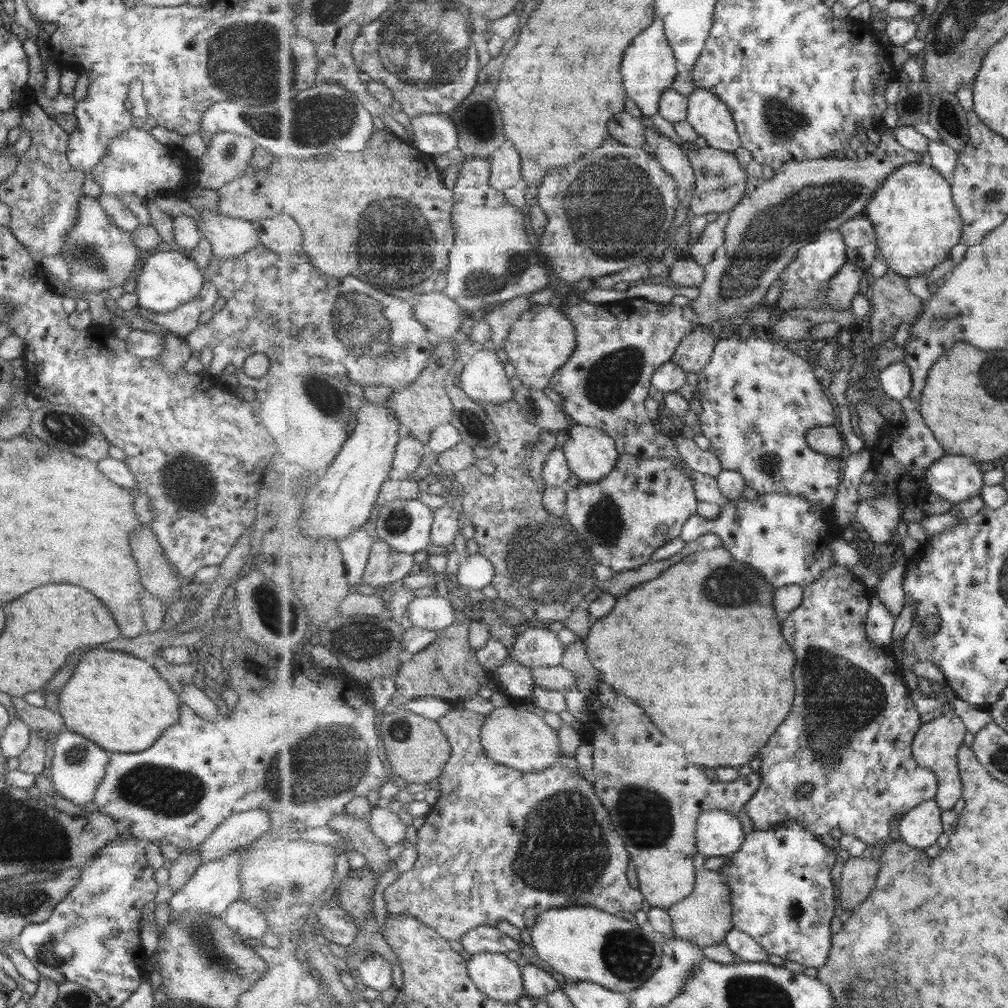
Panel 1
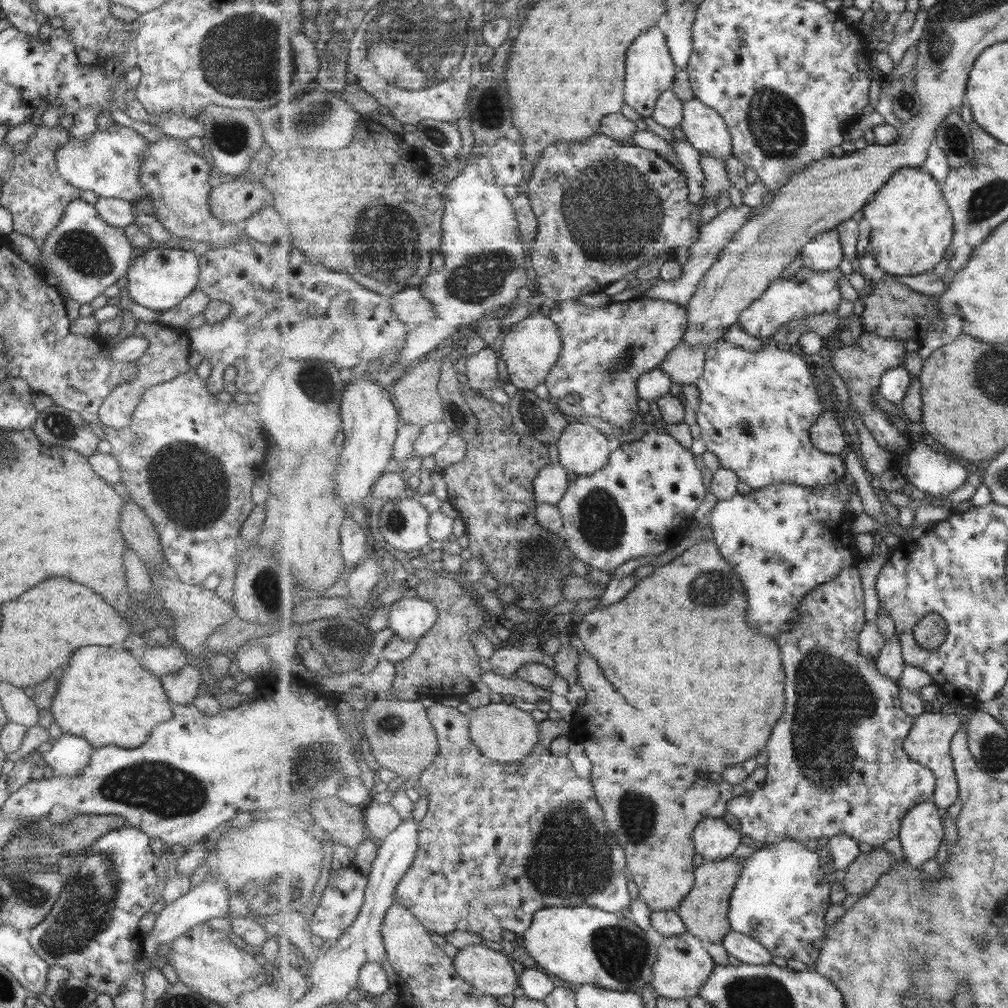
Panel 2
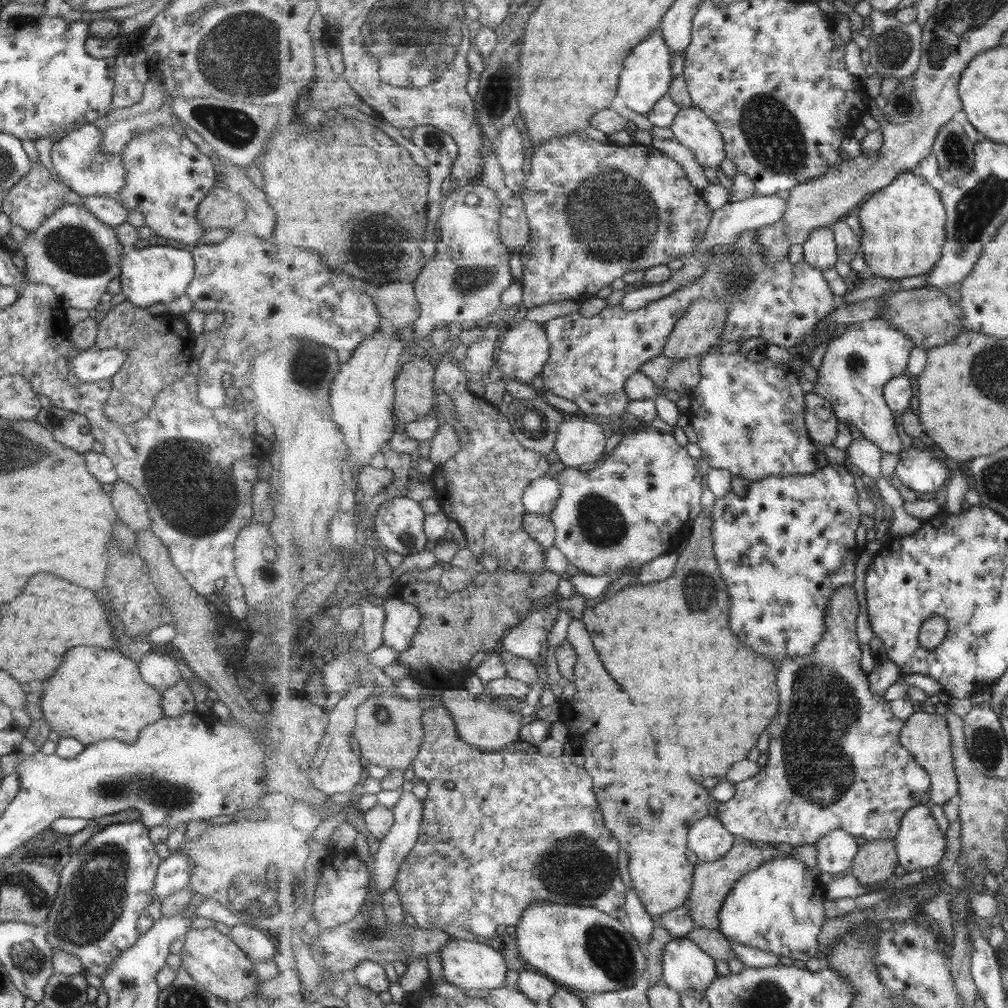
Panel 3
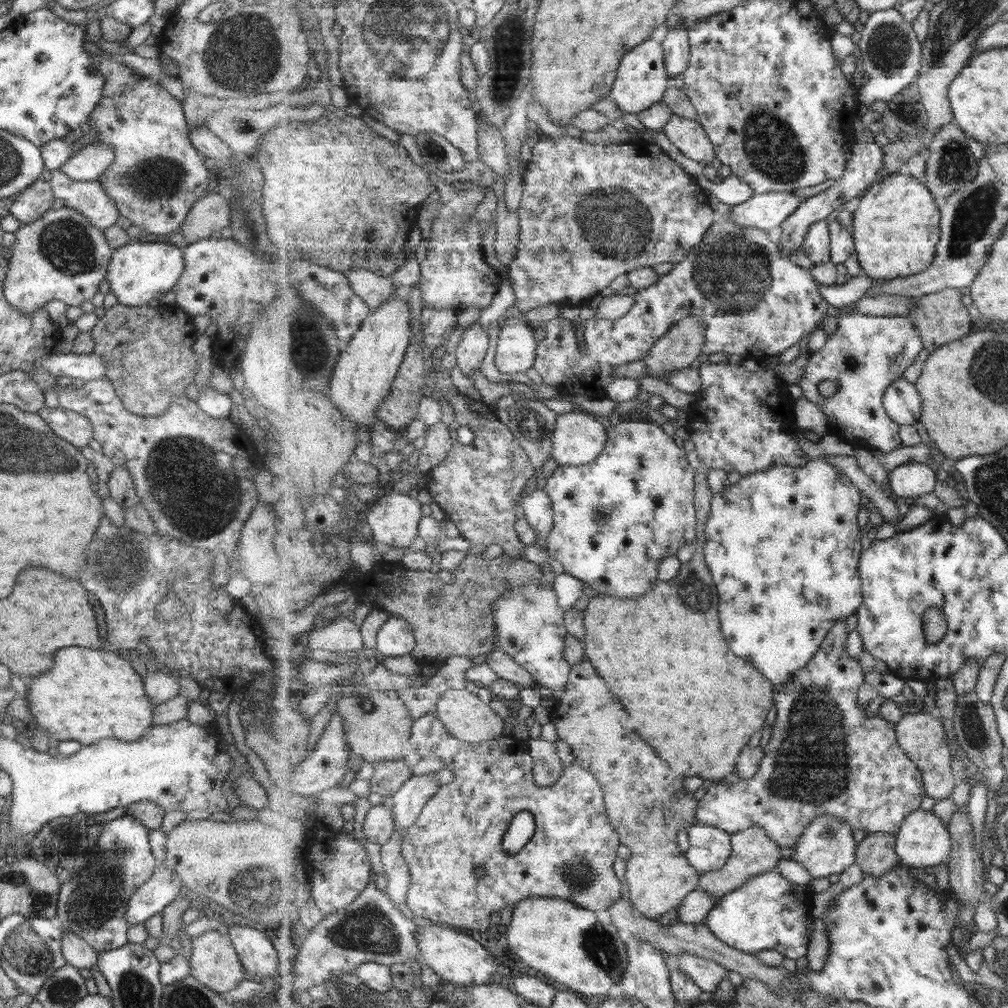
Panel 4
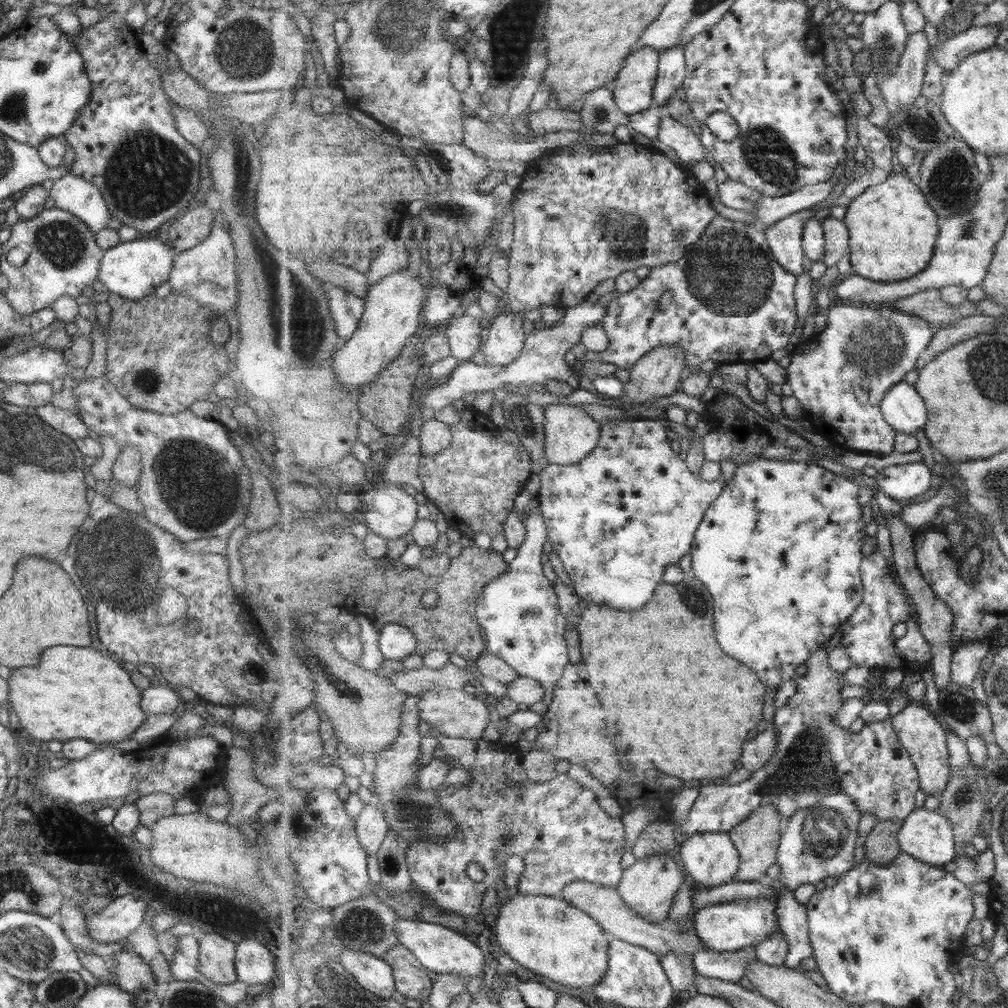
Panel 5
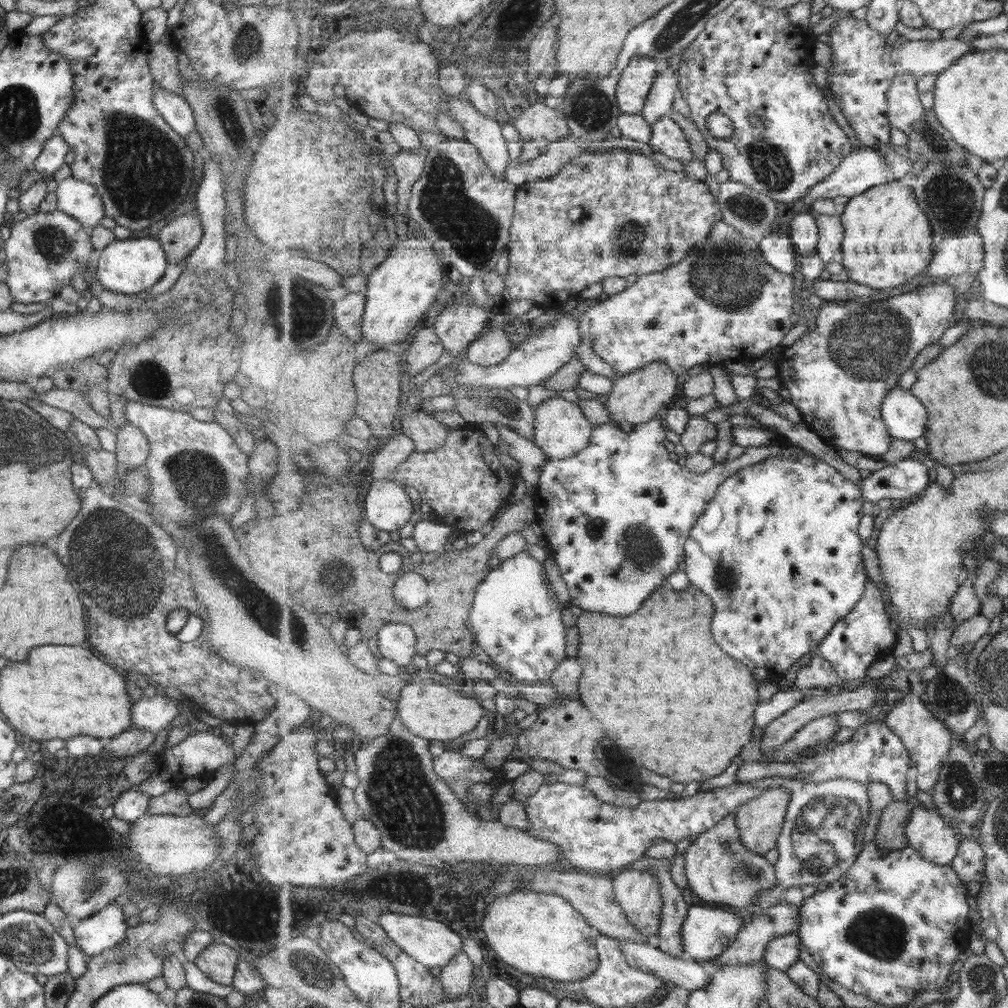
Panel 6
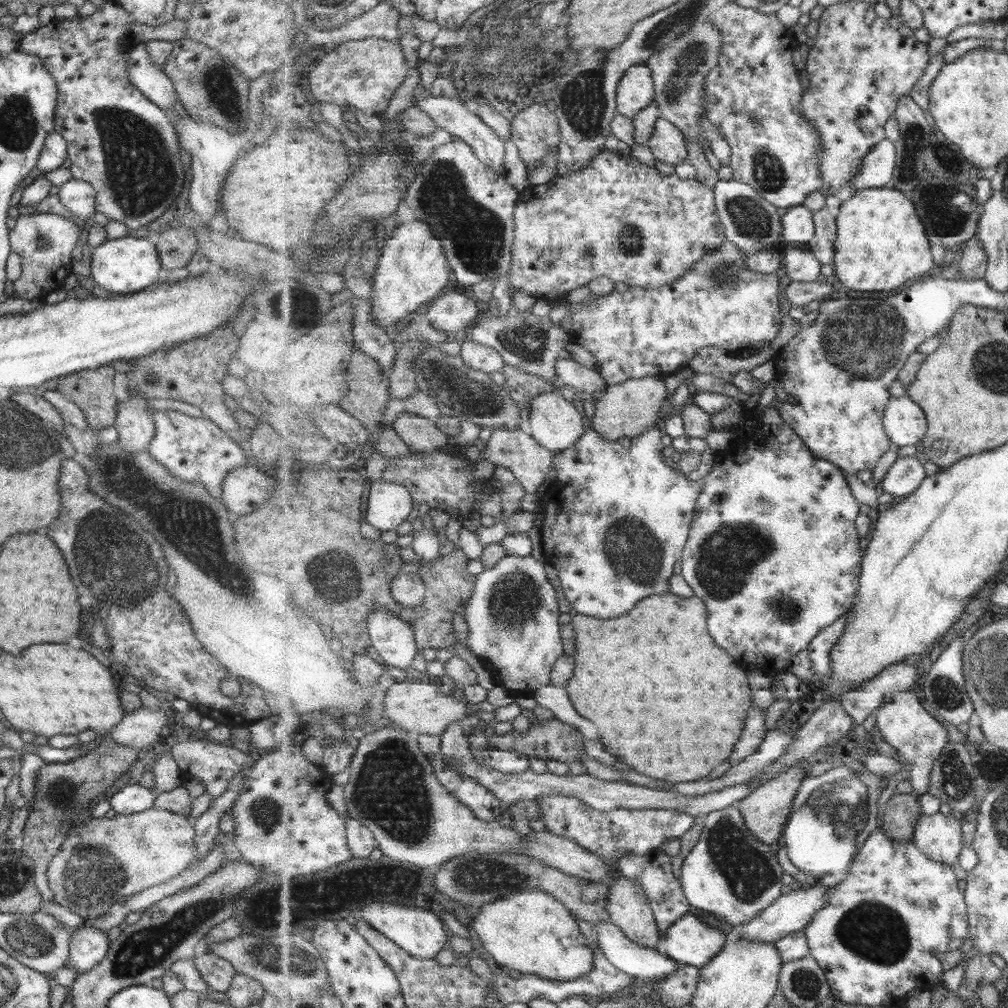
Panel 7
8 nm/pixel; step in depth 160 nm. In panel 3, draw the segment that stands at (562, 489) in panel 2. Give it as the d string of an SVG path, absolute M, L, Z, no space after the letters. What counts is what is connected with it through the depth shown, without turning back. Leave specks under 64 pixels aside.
M548 475L533 481L526 488L524 506L531 514L550 514L561 496L560 482Z

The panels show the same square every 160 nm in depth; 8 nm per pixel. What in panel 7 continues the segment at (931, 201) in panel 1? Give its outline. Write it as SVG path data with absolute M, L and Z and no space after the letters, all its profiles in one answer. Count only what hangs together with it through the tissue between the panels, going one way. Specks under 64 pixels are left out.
M870 187L858 190L847 201L843 201L836 217L838 235L835 239L835 275L847 288L861 292L885 292L907 284L913 278L927 276L935 262L931 256L931 242L925 234L923 221L915 210L915 204L907 194L898 189Z

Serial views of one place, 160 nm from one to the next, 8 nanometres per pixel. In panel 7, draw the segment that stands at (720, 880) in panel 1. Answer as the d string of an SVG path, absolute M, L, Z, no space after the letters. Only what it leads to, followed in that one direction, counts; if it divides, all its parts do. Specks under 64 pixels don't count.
M798 765L790 767L784 773L777 774L772 779L757 786L747 798L737 804L746 820L746 825L760 841L768 845L778 844L781 834L783 836L787 823L790 821L798 790L802 788L802 782L808 777L808 769L810 768Z

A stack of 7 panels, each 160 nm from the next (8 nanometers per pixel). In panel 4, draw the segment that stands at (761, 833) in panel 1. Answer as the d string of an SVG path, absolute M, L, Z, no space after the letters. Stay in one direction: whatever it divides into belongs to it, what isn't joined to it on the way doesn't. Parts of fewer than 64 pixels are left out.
M778 869L771 873L759 875L751 878L746 884L733 892L722 896L714 905L713 910L709 912L705 923L715 933L717 938L726 942L729 946L737 950L743 950L748 953L757 954L762 950L776 950L784 954L786 958L803 958L807 956L810 948L810 937L808 936L808 920L810 910L815 900L815 894L811 891L809 885L799 885L789 882L779 874Z

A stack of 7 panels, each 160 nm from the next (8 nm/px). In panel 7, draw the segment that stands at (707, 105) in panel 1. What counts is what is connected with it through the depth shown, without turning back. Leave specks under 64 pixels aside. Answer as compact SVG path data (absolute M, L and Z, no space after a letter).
M665 118L657 120L655 131L647 143L657 161L677 166L688 160L685 134Z

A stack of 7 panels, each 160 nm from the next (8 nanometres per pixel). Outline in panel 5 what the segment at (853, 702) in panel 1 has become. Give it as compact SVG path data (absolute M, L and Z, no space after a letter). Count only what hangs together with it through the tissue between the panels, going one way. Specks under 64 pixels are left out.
M825 645L819 649L817 652L810 657L803 670L800 671L799 676L796 679L798 686L798 691L795 696L792 696L788 702L787 706L783 708L776 709L776 714L773 721L773 726L777 730L777 745L775 756L771 757L771 760L763 767L761 770L754 772L750 777L743 782L736 784L721 784L721 785L706 785L700 787L700 794L695 801L695 804L690 807L690 813L688 817L681 821L678 824L678 828L684 832L685 836L693 836L697 833L716 833L716 832L725 832L729 833L730 830L733 830L739 823L742 823L749 814L754 813L755 809L758 809L763 805L775 805L779 812L782 814L784 822L788 820L789 817L792 817L799 809L803 807L812 807L815 806L816 802L819 802L819 799L822 799L825 795L836 793L839 791L845 791L851 798L853 802L856 802L856 805L860 808L861 814L867 814L870 812L876 816L876 820L885 820L893 819L894 821L904 821L915 809L915 794L920 790L920 774L918 767L915 766L914 760L910 757L910 751L908 751L901 742L899 742L898 734L894 730L894 723L892 719L881 722L871 722L867 723L865 728L859 733L850 732L849 729L843 729L839 726L838 722L834 719L834 714L839 713L840 708L843 706L845 700L843 699L843 683L841 683L841 677L844 673L839 673L831 667L829 667L829 654L823 649Z

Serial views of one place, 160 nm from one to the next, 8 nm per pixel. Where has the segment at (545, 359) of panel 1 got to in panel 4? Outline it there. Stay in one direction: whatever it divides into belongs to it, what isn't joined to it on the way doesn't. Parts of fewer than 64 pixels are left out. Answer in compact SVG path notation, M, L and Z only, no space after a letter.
M524 317L508 318L500 328L494 364L501 373L515 374L534 368L539 341Z

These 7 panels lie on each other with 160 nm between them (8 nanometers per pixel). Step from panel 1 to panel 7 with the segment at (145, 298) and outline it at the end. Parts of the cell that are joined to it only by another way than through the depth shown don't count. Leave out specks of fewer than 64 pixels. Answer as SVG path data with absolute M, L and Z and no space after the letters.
M129 236L105 240L99 246L92 248L90 278L97 286L113 292L126 295L143 291L159 282L162 271L154 245L145 237L129 238Z

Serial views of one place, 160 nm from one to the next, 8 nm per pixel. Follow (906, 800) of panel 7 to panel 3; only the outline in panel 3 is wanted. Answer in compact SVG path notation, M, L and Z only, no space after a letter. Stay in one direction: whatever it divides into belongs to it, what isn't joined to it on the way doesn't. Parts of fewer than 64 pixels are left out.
M894 840L866 841L858 850L852 875L864 885L883 883L899 873L900 860Z

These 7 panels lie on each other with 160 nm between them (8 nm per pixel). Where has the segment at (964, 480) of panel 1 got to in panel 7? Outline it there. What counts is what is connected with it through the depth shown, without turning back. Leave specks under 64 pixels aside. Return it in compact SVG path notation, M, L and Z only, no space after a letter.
M915 455L899 457L880 481L879 490L891 494L896 500L909 497L922 485L926 476L923 464Z

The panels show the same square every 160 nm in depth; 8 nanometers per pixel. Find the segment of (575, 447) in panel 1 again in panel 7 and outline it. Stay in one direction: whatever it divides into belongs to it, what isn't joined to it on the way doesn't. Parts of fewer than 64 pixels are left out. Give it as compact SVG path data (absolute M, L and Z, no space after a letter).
M559 391L539 394L530 403L529 433L537 442L555 453L570 449L584 435L585 415L579 404L565 400Z

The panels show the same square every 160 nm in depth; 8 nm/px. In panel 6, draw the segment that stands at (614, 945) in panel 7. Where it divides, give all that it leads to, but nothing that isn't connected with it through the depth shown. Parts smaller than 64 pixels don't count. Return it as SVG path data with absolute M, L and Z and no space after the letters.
M620 940L621 952L627 962L639 970L662 978L665 982L694 991L710 985L710 968L706 964L688 961L663 952L656 943Z

